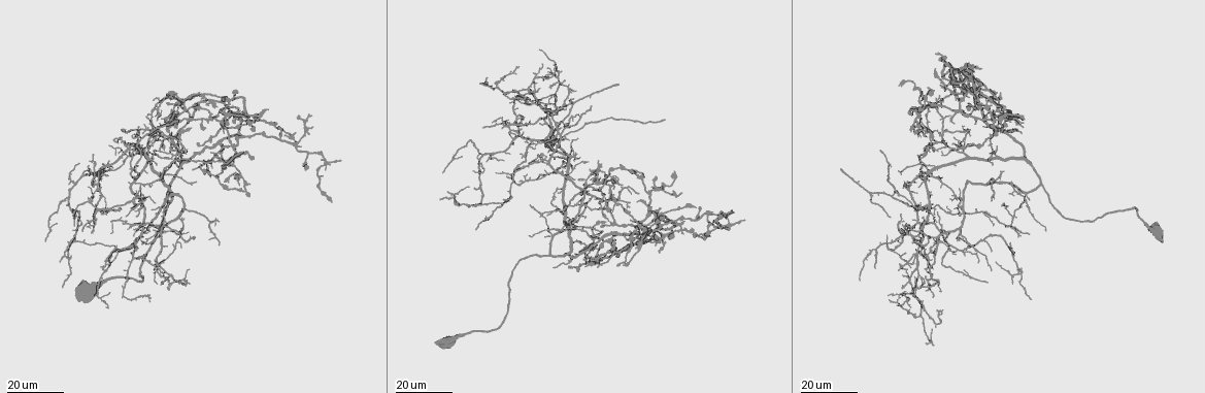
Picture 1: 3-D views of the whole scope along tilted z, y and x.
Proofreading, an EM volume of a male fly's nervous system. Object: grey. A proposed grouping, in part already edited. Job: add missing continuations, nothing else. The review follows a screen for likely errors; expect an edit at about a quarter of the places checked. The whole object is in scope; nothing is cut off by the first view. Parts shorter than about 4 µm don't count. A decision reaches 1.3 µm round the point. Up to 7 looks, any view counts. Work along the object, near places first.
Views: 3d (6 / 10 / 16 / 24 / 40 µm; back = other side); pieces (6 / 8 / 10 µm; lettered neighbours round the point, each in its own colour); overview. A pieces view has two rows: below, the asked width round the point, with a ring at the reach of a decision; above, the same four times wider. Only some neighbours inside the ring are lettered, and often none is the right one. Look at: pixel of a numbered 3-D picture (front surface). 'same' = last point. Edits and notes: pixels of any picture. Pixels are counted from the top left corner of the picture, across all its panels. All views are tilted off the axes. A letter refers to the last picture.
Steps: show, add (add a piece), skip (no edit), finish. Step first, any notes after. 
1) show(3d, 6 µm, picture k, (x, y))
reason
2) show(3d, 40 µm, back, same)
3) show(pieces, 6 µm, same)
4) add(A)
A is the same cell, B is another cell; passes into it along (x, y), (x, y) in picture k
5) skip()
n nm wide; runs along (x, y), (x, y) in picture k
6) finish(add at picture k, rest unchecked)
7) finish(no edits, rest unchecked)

show(3d, 24 µm, picture 1, (992, 201))
end of a long branch

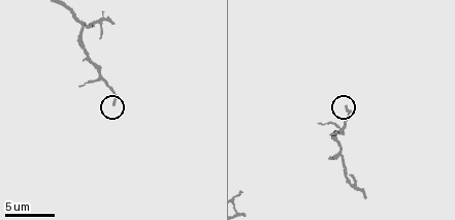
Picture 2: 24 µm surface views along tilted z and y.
show(pieces, 10 µm, picture 2, (114, 102))

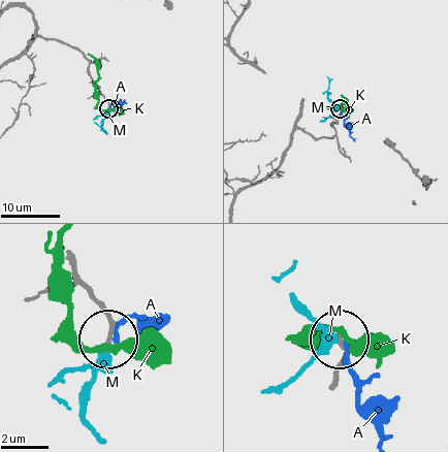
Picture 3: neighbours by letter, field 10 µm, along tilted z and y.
add(M)
170 nm wide; M is the same cell, A and K are other cells; passes into it along (90, 294), (109, 319), (112, 333), (84, 415) in picture 3; it goes on there

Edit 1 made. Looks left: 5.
show(overview)

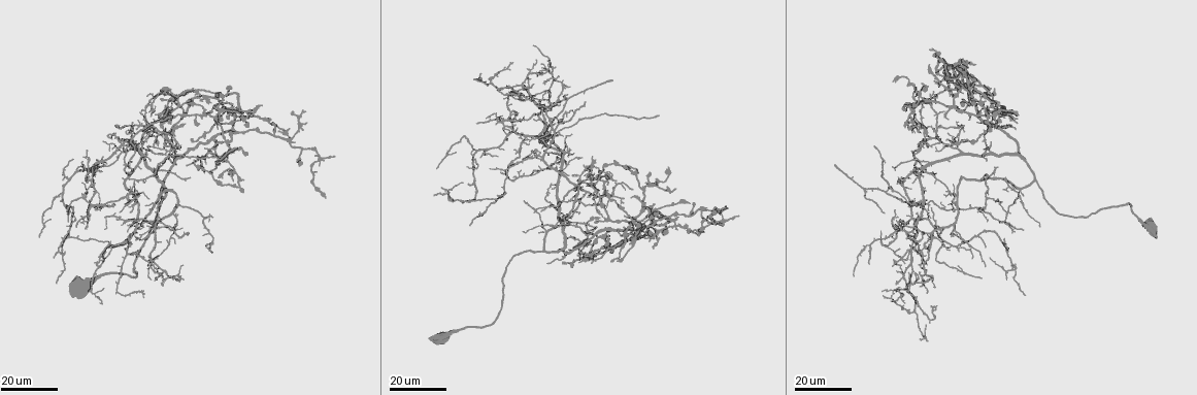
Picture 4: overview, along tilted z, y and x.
show(3d, 24 µm, picture 4, (191, 138))
branch stops here

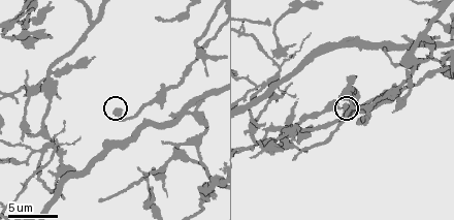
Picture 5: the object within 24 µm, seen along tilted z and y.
show(pieces, 10 µm, picture 5, (346, 107))

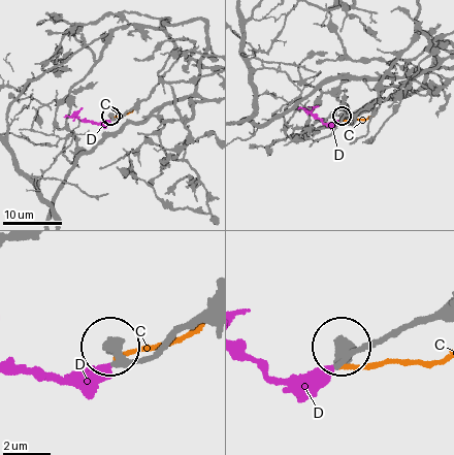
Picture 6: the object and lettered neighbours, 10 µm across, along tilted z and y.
add(D)
D is the same cell, C is another cell; passes into it along (123, 114), (97, 123), (64, 117) in picture 6; the neuron continues

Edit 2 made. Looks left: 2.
finish(add at picture 3, add at picture 6, rest unchecked)

